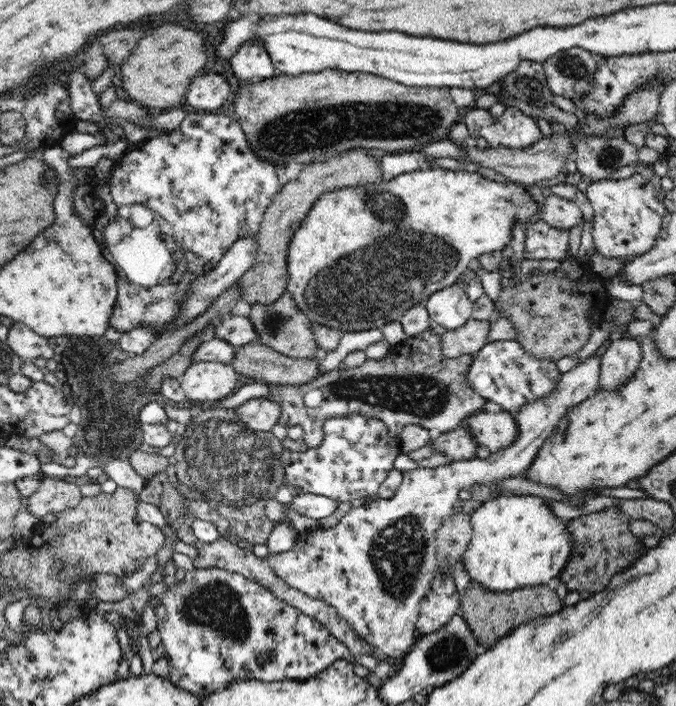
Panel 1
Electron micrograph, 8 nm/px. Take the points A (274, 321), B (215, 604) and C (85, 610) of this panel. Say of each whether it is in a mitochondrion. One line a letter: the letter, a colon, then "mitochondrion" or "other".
A: mitochondrion
B: mitochondrion
C: other

